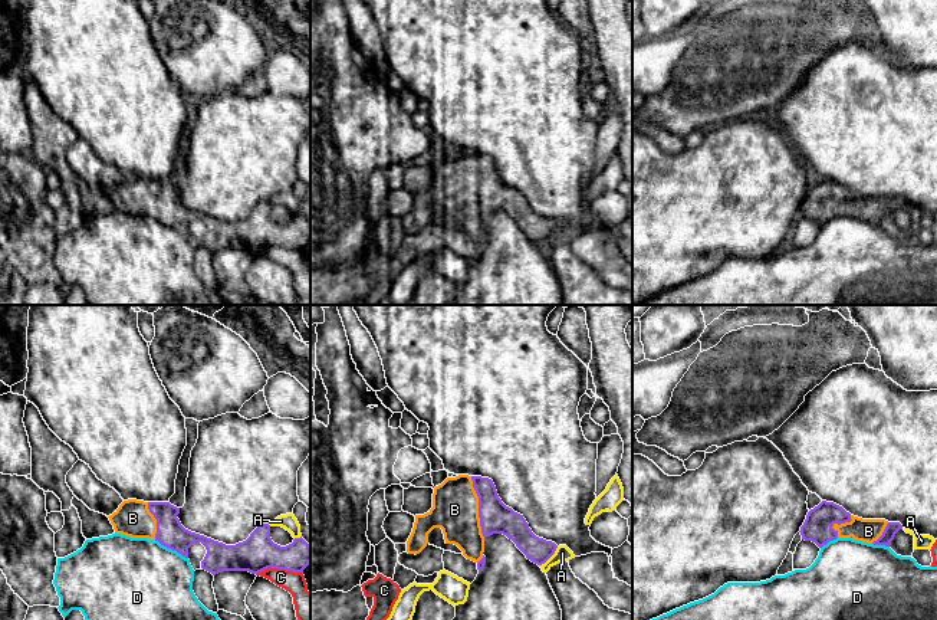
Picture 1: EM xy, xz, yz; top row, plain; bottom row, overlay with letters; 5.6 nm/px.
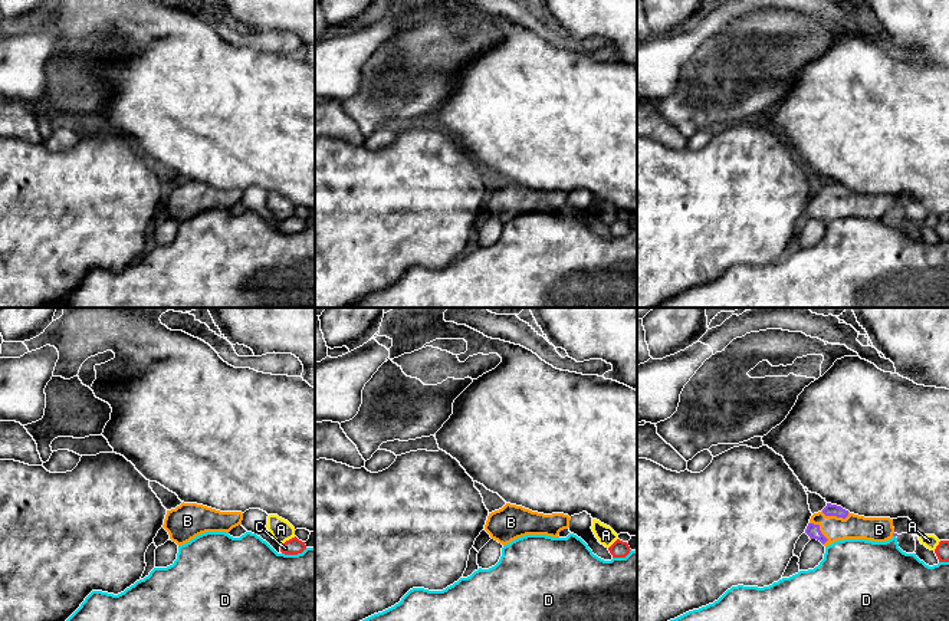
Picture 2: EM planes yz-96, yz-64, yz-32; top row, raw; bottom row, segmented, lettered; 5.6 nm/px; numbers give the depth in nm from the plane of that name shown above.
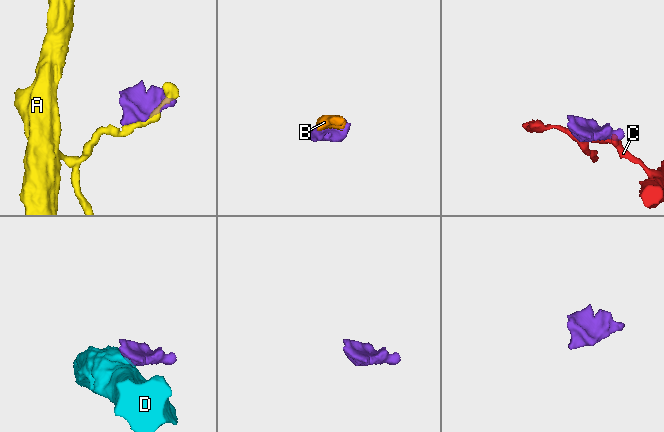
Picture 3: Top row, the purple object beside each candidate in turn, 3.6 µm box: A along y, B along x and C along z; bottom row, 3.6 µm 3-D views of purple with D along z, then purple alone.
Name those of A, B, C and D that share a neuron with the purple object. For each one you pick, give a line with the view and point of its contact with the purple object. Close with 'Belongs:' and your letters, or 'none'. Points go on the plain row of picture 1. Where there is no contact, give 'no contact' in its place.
B: meets purple in xz at (479, 184)
Belongs: B

